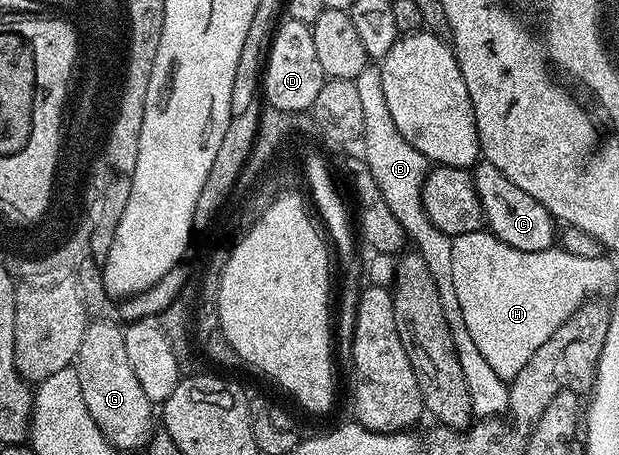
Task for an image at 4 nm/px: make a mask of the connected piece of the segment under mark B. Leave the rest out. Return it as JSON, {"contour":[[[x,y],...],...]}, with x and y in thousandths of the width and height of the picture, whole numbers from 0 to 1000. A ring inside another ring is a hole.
{"contour":[[[595,149],[582,158],[572,174],[577,204],[583,218],[583,248],[590,255],[586,275],[585,354],[593,358],[596,378],[603,378],[603,396],[609,396],[609,413],[616,413],[616,431],[622,431],[622,448],[628,448],[628,466],[641,475],[641,492],[654,501],[659,525],[669,536],[700,620],[706,629],[706,646],[717,679],[719,703],[724,705],[730,732],[732,756],[743,787],[746,824],[761,873],[764,912],[769,921],[808,916],[824,899],[822,848],[796,809],[784,793],[784,782],[771,774],[771,756],[764,738],[758,738],[758,721],[751,721],[751,703],[745,695],[745,668],[738,668],[738,633],[732,633],[732,536],[725,516],[706,503],[693,484],[683,446],[683,407],[690,393],[693,358],[687,341],[674,334],[648,290],[641,290],[641,273],[635,273],[635,255],[628,251],[628,229],[622,229],[622,193],[616,189],[611,152]]]}

